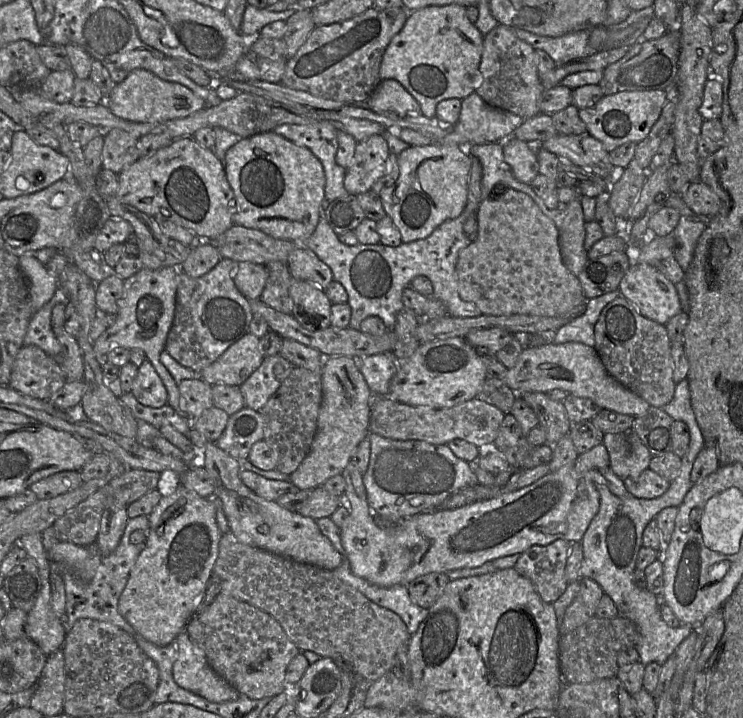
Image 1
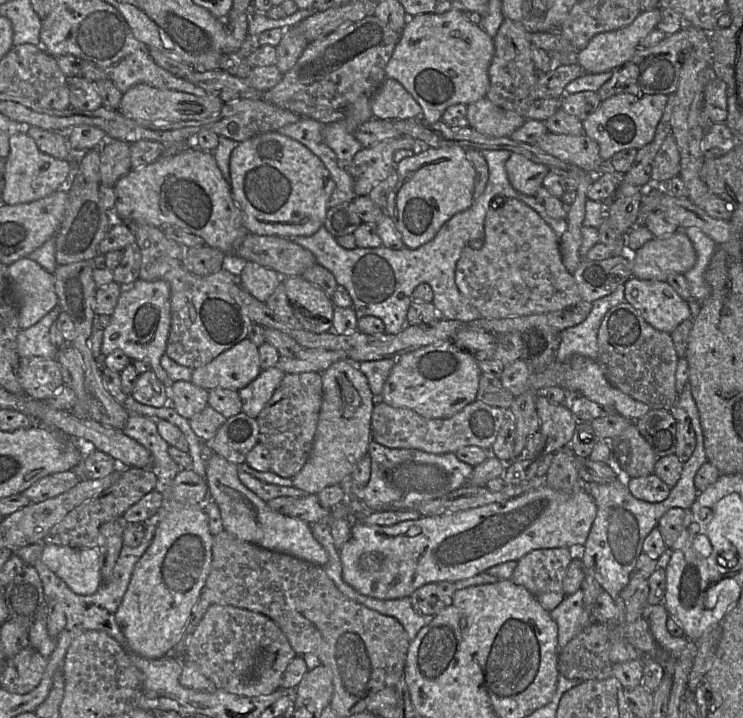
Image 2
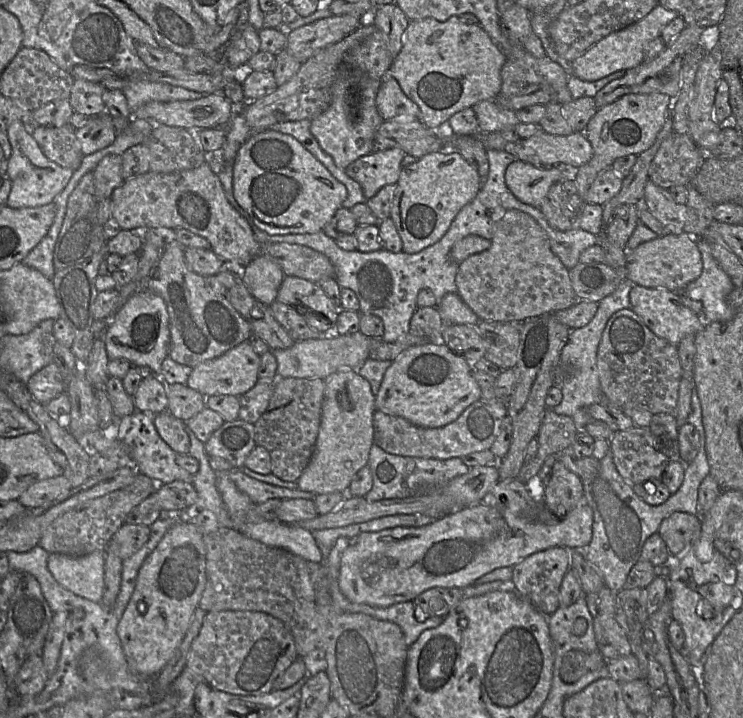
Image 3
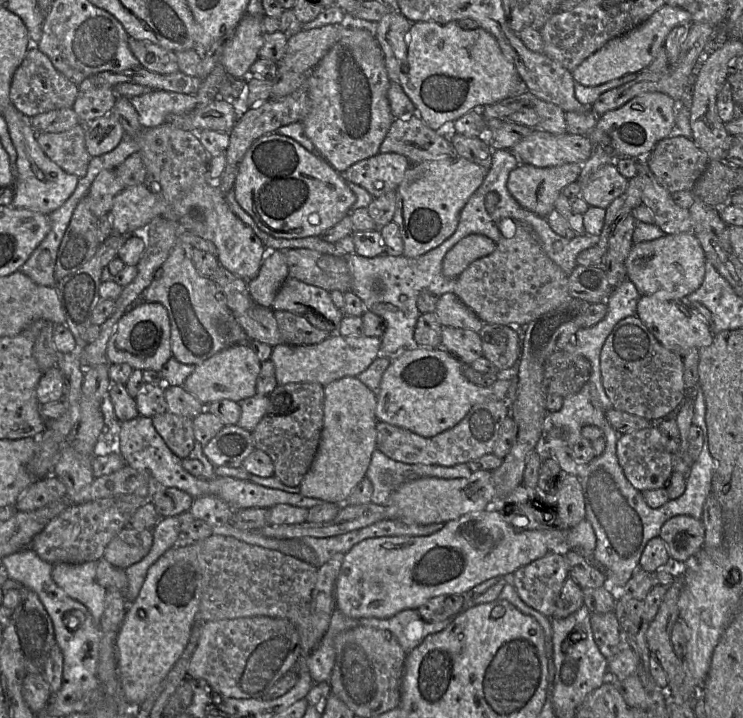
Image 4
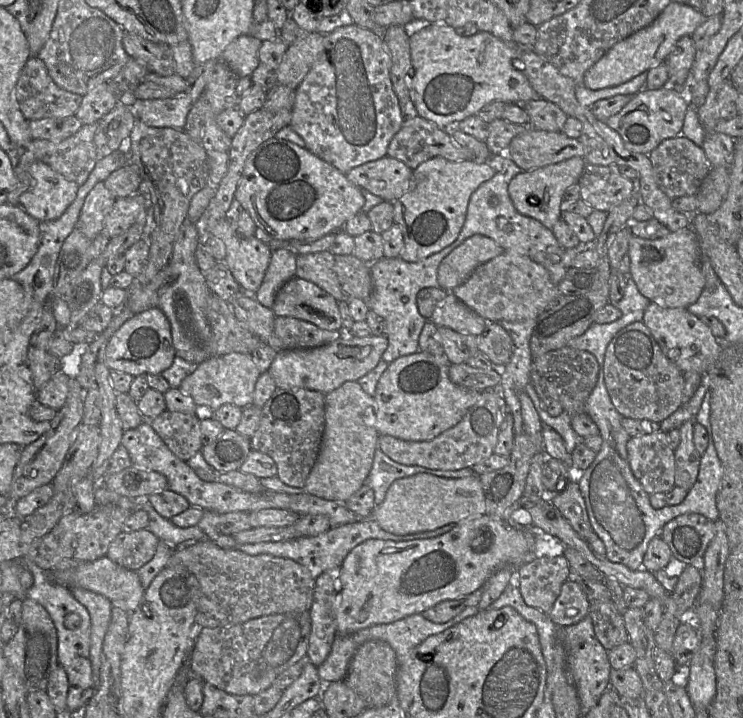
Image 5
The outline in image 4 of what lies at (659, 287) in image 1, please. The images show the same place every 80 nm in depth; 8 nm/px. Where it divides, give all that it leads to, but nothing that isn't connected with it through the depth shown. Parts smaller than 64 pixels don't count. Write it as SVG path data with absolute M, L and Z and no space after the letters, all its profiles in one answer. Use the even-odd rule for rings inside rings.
M641 295L637 303L636 316L653 336L670 352L683 358L691 349L701 349L711 344L714 333L683 301L667 300L655 295Z

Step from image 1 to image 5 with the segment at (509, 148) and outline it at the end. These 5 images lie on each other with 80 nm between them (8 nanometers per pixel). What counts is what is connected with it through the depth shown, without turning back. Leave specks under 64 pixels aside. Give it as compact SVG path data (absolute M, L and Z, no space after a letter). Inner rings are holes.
M572 157L559 163L519 172L508 185L509 196L516 210L540 221L551 230L561 219L564 192L578 182L586 164L583 157Z

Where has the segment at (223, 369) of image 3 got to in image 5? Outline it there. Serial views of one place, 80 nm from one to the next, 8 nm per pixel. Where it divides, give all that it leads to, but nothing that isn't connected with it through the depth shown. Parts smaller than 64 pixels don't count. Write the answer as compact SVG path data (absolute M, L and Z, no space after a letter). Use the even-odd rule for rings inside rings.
M235 352L205 359L192 374L183 379L178 388L190 396L204 413L209 413L209 410L215 410L223 404L233 404L243 409L253 404L254 388L259 376L260 372L251 354Z

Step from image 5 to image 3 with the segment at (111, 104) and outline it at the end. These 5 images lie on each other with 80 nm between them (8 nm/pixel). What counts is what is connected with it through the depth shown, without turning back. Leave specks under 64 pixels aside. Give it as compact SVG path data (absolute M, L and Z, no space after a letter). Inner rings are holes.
M75 79L69 98L72 108L76 113L87 117L103 114L106 111L102 97L105 89L100 83Z

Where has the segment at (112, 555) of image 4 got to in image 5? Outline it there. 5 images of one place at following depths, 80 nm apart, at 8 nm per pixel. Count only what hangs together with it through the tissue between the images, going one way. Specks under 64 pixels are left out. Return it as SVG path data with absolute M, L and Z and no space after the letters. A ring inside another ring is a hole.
M148 529L121 532L110 543L105 557L123 568L137 571L152 559L158 542Z

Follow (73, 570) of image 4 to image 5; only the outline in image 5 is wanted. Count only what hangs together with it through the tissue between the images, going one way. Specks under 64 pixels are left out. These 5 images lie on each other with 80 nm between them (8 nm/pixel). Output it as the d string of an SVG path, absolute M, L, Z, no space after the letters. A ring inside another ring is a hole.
M80 588L70 589L74 598L88 611L90 627L90 661L94 680L94 692L99 684L103 641L111 619L111 602L103 595Z

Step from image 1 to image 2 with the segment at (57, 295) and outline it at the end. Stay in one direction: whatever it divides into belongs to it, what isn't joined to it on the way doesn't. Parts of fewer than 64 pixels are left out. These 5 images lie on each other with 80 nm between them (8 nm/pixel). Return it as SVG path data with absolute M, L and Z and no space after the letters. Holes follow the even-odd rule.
M57 304L35 325L20 330L17 335L17 353L20 359L28 357L43 357L55 359L58 349L50 339L50 328L59 317L60 308Z

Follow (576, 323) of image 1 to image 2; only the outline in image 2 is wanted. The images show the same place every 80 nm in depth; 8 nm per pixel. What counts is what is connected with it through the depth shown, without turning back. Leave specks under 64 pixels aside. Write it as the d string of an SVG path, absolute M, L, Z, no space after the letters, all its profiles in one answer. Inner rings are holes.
M624 285L610 295L592 302L588 317L580 324L560 331L560 345L556 353L557 361L566 361L573 355L580 355L598 362L598 330L605 314L613 307L625 302Z

